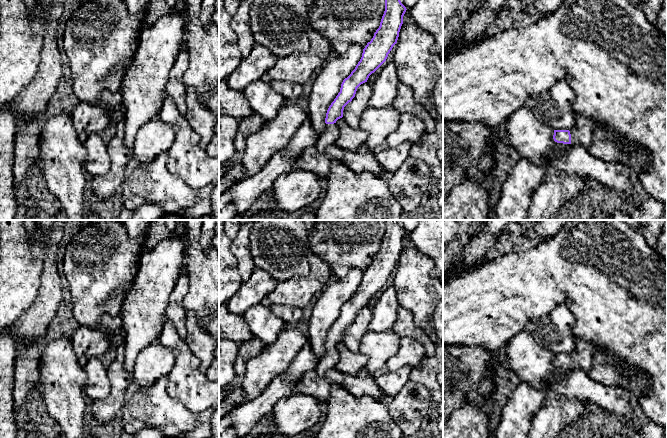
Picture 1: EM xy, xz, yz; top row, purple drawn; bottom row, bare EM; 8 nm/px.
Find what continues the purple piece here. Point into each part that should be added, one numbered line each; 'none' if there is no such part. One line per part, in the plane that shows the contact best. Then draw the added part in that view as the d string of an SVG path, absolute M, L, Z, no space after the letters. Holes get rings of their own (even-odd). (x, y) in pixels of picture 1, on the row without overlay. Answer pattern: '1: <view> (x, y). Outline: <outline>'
1: yz (582, 357). Outline: M575 337L575 350L569 354L571 358L571 368L580 368L583 370L590 370L593 364L595 352L599 348L579 337Z

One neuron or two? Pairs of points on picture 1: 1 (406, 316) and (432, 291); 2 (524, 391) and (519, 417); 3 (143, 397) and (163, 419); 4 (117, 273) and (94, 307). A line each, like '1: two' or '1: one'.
1: two
2: one
3: one
4: one

